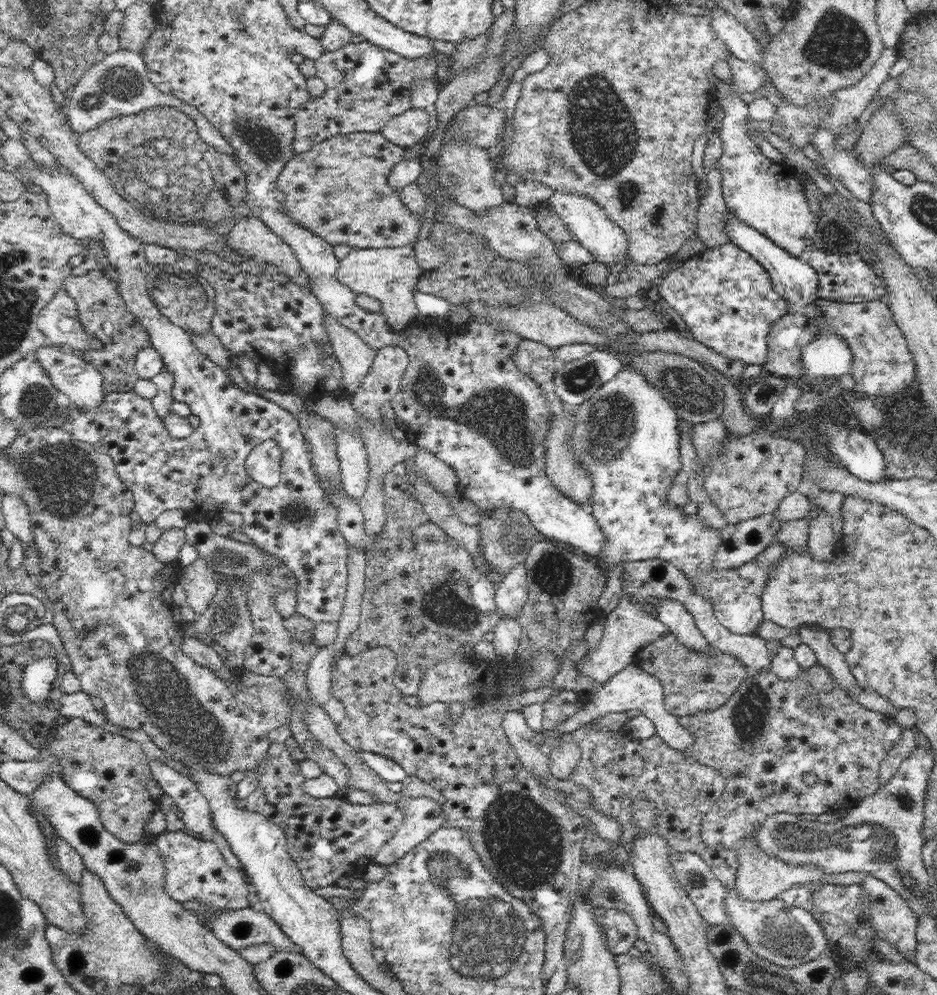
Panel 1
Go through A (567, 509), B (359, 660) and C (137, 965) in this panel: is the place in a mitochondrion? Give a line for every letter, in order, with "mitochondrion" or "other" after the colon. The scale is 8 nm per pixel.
A: other
B: other
C: other

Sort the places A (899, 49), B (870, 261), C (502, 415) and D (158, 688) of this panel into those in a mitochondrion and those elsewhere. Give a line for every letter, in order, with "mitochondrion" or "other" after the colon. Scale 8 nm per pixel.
A: other
B: other
C: mitochondrion
D: mitochondrion

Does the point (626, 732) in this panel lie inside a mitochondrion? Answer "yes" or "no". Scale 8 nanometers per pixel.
no

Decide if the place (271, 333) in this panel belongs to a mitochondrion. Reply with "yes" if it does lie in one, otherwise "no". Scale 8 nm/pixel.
no

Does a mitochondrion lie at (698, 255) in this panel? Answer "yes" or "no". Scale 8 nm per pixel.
no

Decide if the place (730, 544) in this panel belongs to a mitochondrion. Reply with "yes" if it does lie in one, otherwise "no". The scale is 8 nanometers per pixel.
yes

